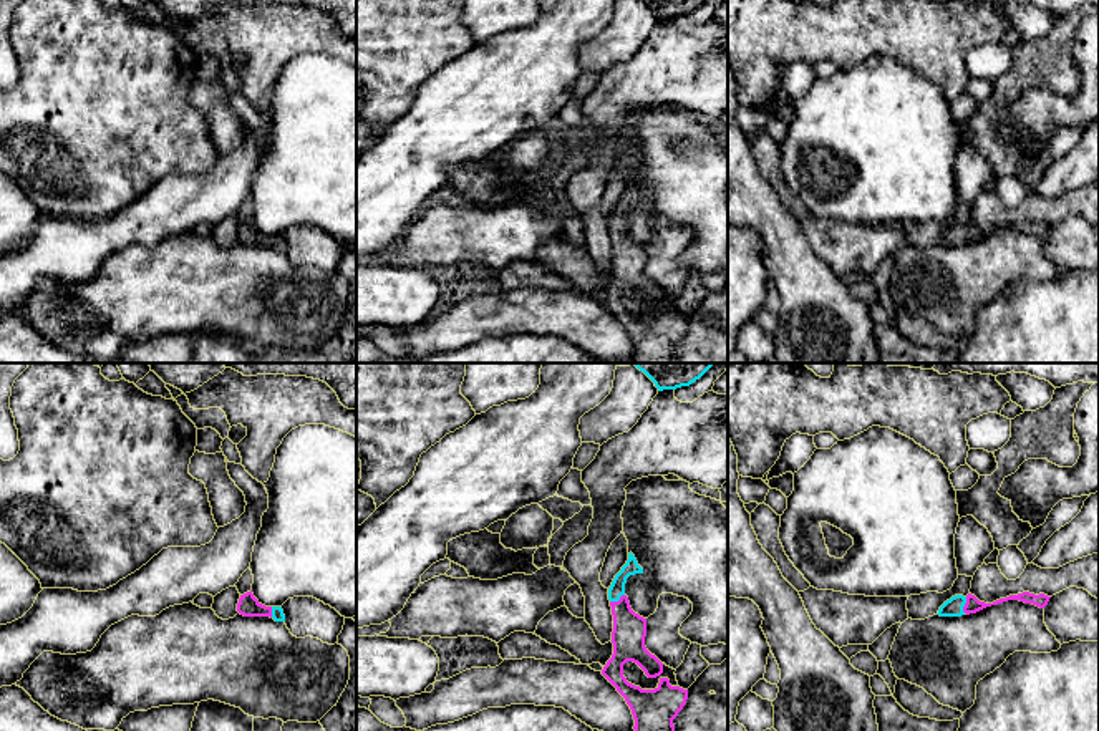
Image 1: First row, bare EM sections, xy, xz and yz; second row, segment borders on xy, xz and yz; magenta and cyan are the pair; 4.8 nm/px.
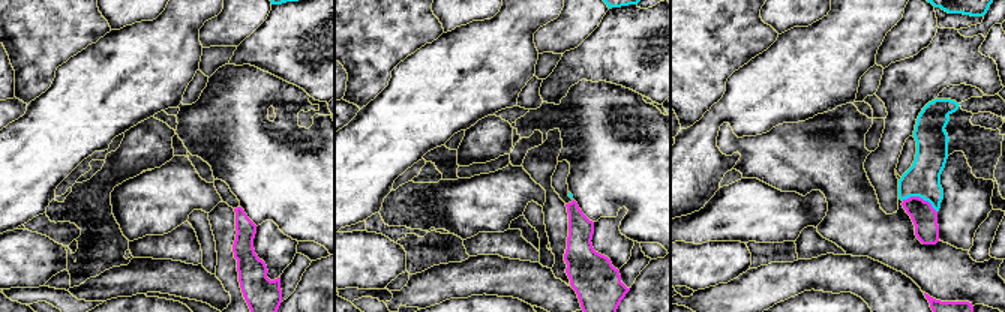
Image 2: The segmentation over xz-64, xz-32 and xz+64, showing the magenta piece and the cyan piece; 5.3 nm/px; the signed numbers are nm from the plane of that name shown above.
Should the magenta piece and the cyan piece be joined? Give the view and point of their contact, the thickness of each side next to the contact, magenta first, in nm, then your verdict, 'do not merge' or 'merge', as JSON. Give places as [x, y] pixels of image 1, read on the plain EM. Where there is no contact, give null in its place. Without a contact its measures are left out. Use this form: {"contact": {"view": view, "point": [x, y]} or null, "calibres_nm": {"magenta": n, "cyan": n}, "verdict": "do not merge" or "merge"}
{"contact": {"view": "xz", "point": [619, 229]}, "calibres_nm": {"magenta": 160, "cyan": 80}, "verdict": "merge"}

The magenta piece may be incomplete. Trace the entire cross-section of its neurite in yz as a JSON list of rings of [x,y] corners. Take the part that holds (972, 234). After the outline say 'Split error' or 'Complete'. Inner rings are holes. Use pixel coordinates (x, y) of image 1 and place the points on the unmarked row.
[[[1023,220],[1023,222],[1018,222],[1018,224],[1009,224],[1006,227],[1000,227],[993,232],[985,232],[985,230],[980,230],[971,222],[968,222],[966,225],[955,224],[940,235],[937,244],[940,244],[940,245],[961,245],[965,242],[970,244],[970,242],[976,242],[976,240],[980,240],[986,235],[998,234],[998,232],[1003,232],[1003,230],[1008,230],[1008,229],[1019,229],[1019,230],[1033,232],[1039,237],[1044,237],[1048,234],[1049,227],[1051,225],[1048,225],[1044,222],[1034,224],[1034,222],[1029,222],[1029,220]]]. Split error

